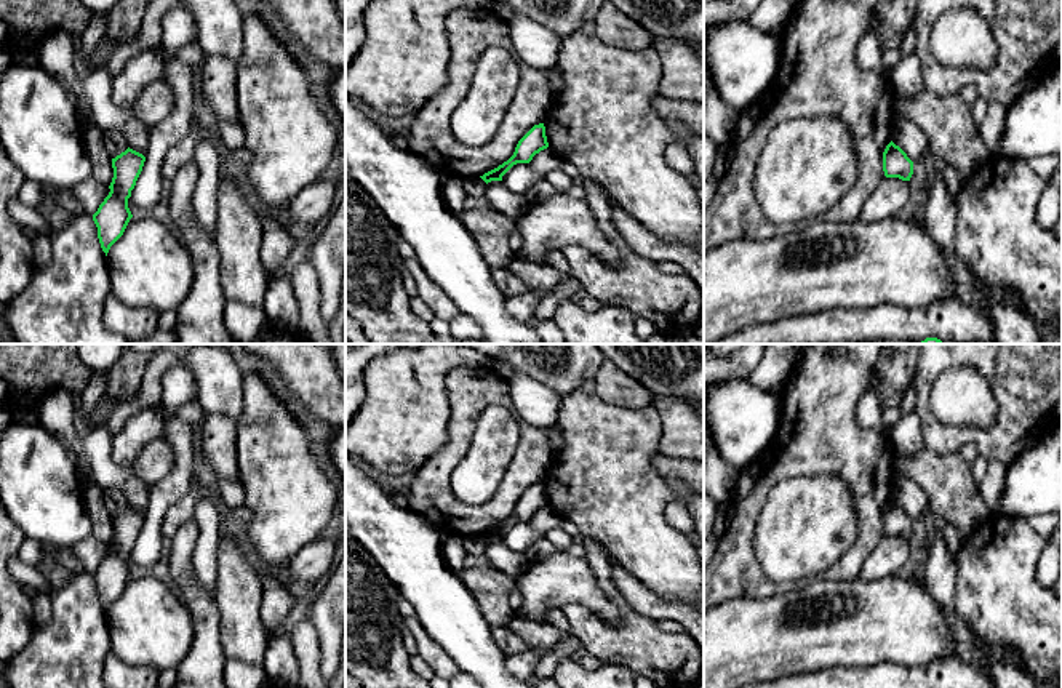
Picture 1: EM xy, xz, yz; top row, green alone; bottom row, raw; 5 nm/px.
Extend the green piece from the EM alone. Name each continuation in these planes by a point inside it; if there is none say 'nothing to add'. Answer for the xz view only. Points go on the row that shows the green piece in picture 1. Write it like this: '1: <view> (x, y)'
nothing to add

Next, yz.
nothing to add

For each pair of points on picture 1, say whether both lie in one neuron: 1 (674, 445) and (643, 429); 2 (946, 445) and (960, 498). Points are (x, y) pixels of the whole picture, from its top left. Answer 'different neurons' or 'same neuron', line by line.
1: different neurons
2: different neurons

